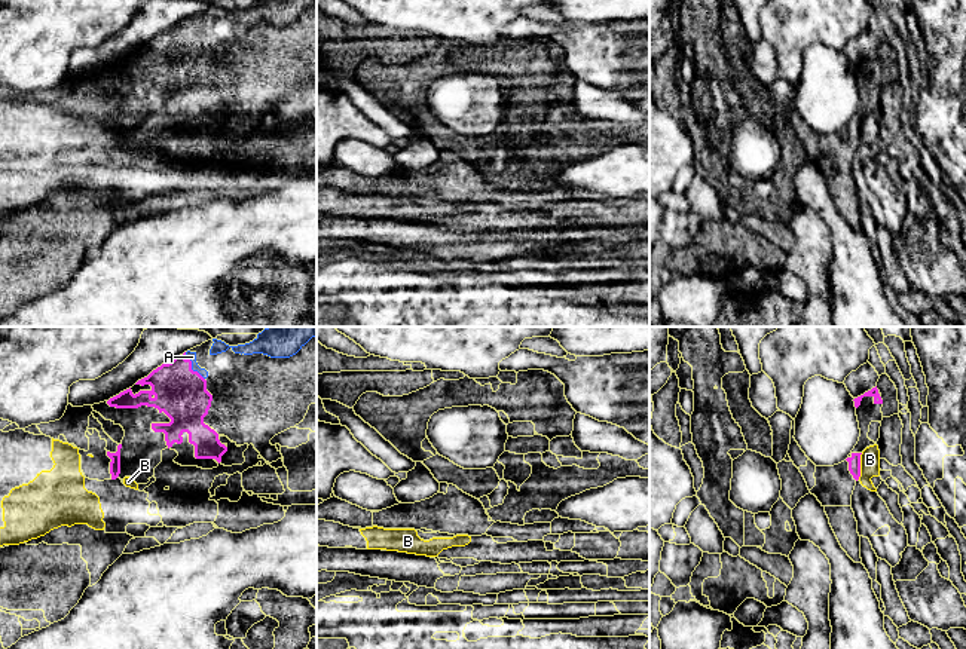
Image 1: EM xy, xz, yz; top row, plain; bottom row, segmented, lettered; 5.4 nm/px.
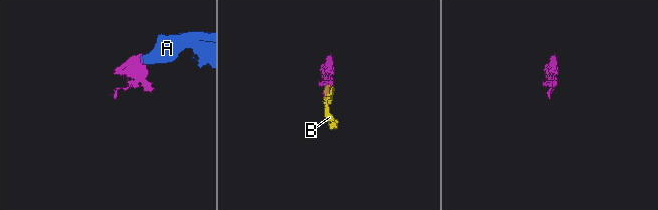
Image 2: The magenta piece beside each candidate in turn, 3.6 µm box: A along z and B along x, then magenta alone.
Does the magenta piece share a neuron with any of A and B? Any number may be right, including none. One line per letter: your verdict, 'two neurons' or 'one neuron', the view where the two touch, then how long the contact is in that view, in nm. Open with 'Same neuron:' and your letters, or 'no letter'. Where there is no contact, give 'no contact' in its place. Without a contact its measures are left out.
Same neuron: A
A: one neuron; meets magenta in xy; contact 190 nm long
B: two neurons; meets magenta in yz; contact 150 nm long

